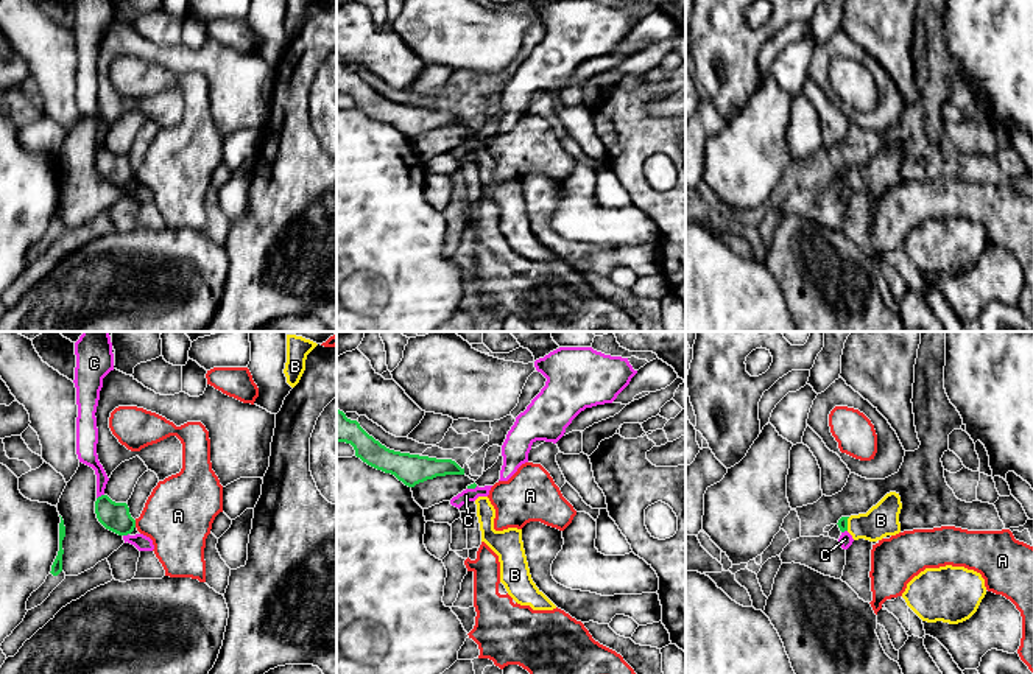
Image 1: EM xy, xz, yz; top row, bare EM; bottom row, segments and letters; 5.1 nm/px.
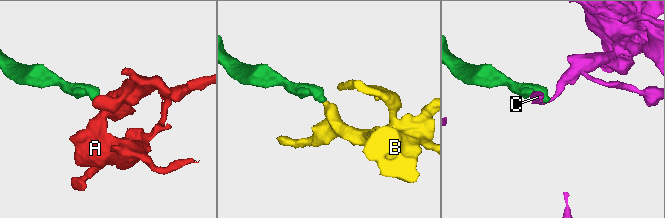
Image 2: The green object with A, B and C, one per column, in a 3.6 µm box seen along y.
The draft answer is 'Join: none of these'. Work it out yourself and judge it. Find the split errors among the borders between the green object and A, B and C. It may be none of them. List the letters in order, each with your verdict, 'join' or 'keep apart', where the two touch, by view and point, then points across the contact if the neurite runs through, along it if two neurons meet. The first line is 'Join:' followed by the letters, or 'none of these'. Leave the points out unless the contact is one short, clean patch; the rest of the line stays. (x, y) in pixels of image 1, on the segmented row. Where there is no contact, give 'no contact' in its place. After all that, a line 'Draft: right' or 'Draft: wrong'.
Join: B
A: keep apart; meets green in xy at (134, 523); border along xy (134, 520), (136, 526)
B: join; meets green in yz at (846, 523); runs through yz (842, 523), (846, 523), (877, 523), (881, 520)
C: keep apart; meets green in xy at (102, 495)
Draft: wrong

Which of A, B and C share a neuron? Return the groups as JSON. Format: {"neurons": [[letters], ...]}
{"neurons": [["A"], ["B"], ["C"]]}

